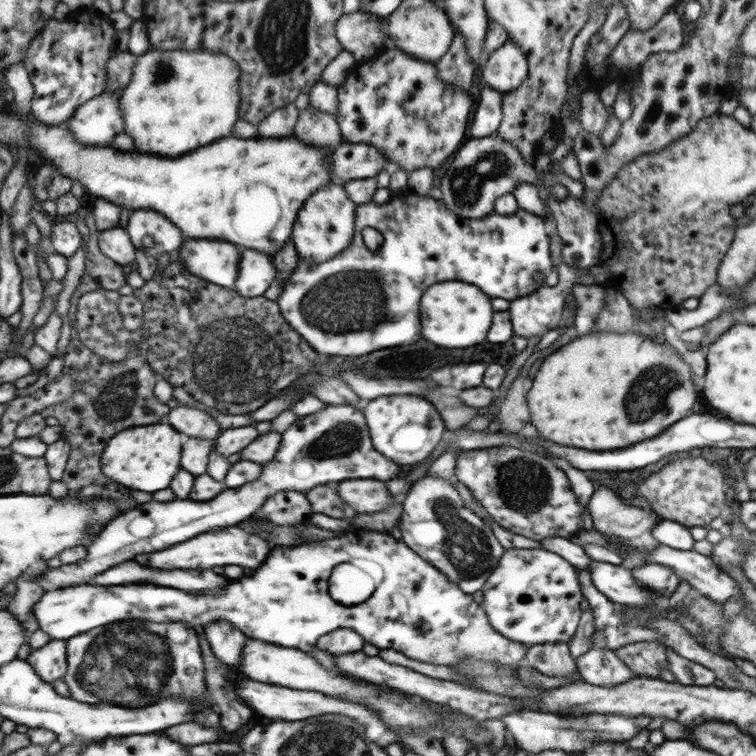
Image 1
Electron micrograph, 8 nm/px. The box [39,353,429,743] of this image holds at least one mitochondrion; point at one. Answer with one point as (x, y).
(116, 663)

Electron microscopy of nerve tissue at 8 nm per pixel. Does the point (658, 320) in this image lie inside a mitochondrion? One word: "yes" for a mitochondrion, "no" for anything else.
no

